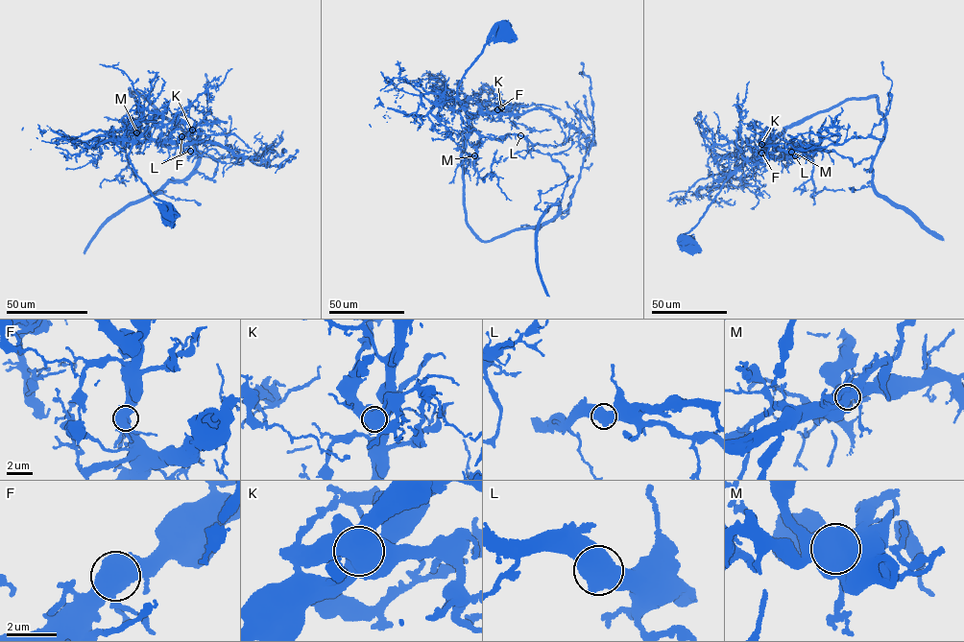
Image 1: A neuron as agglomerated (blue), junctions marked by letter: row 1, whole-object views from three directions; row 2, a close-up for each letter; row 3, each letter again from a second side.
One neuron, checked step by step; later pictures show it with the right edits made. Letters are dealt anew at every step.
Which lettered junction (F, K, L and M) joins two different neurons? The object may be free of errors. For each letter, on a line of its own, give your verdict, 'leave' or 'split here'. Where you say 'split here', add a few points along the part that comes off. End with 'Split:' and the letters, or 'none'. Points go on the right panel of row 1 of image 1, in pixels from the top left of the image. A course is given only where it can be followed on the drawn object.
F: leave
K: split here; foreign part runs (761, 144), (759, 138), (768, 128)
L: leave
M: leave
Split: K

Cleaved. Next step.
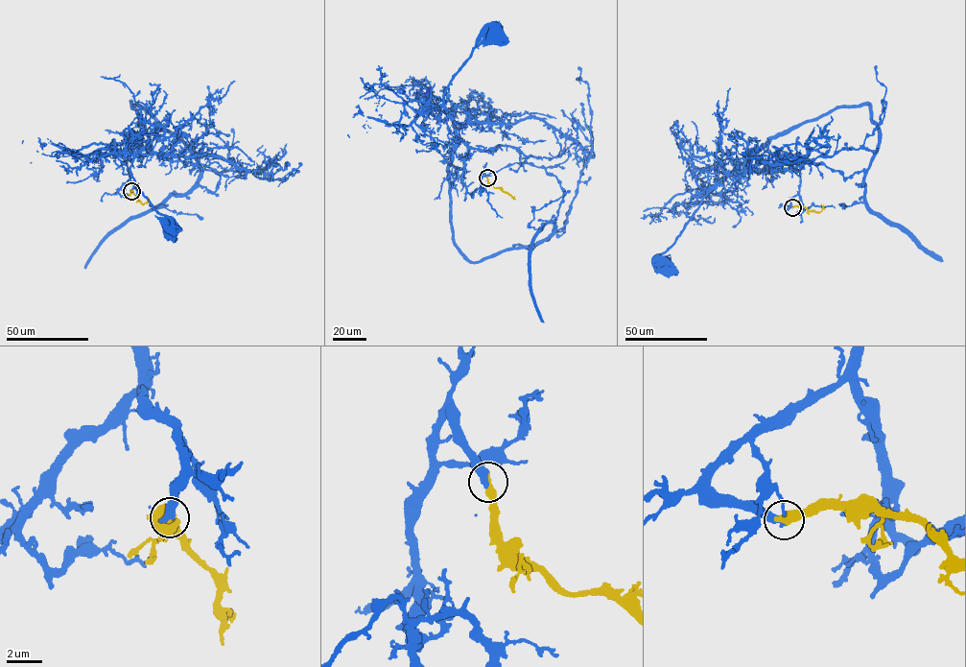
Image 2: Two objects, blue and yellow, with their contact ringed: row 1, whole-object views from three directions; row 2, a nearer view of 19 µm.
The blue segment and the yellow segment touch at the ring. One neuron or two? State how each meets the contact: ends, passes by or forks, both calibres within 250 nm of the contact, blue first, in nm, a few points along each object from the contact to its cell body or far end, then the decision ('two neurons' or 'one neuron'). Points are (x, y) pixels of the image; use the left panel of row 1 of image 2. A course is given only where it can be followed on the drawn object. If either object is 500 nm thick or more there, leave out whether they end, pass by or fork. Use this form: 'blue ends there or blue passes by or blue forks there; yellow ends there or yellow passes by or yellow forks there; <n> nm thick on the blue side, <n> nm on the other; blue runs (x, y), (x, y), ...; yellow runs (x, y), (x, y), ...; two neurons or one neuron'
460 nm thick on the blue side, 500 nm on the other; blue runs (131, 191), (127, 157), (133, 145), (150, 150), (149, 140), (129, 170), (170, 228); yellow runs (132, 191), (143, 204), (148, 198); one neuron

